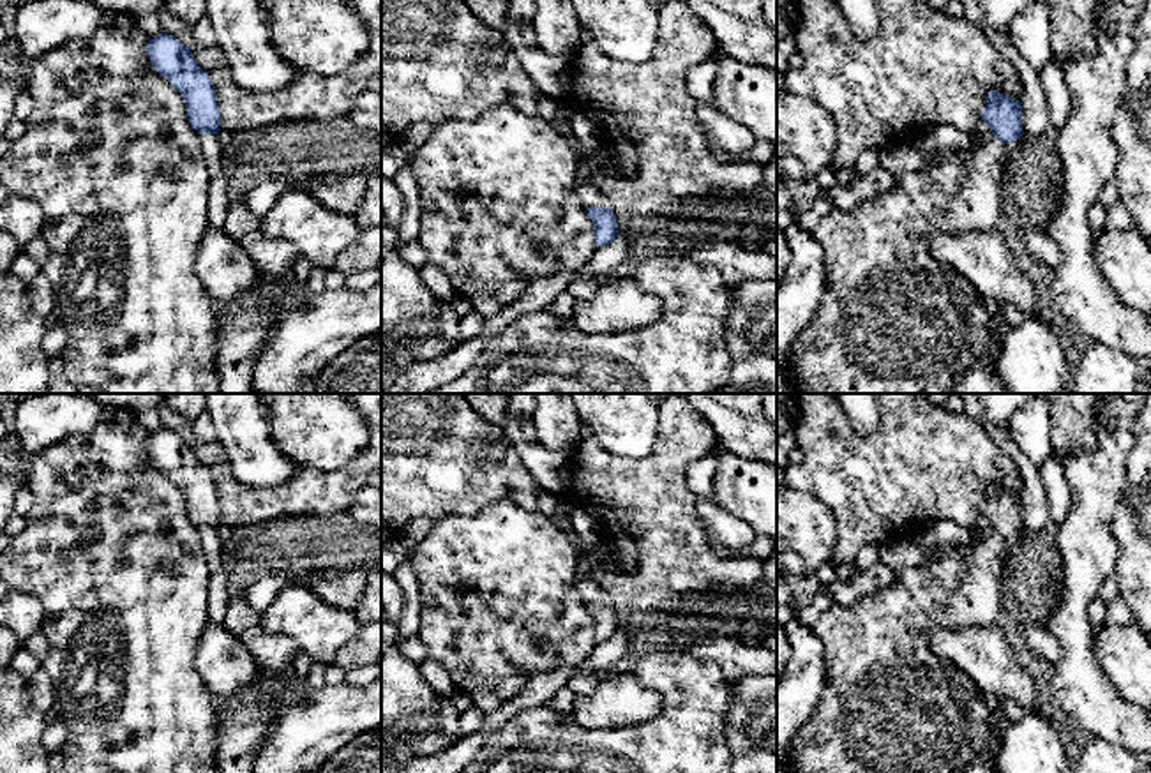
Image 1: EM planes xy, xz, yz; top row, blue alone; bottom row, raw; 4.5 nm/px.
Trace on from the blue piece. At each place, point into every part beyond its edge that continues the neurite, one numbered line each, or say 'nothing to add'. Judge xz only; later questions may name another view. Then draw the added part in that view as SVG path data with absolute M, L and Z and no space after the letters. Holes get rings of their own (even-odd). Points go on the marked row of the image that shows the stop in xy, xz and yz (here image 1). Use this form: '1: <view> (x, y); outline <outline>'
1: xz (590, 196); outline M588 182L577 184L577 194L584 206L611 208L609 198L597 187L590 185Z

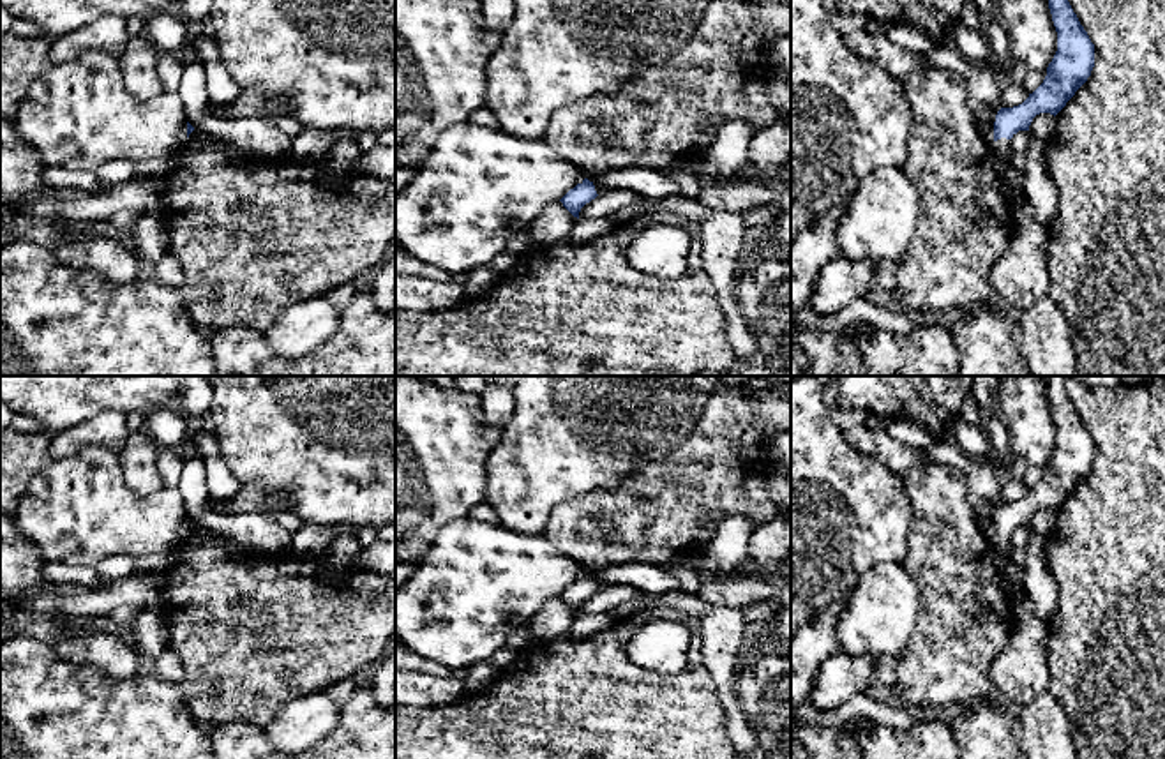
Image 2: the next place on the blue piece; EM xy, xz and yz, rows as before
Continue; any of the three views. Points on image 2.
1: yz (1001, 147); outline M1001 138L997 141L992 143L992 148L999 159L999 162L1003 162L1003 180L1004 184L1008 184L1011 189L1020 191L1024 187L1024 175L1018 173L1017 169L1013 169L1008 161L1011 157L1011 150L1010 150L1010 139Z

